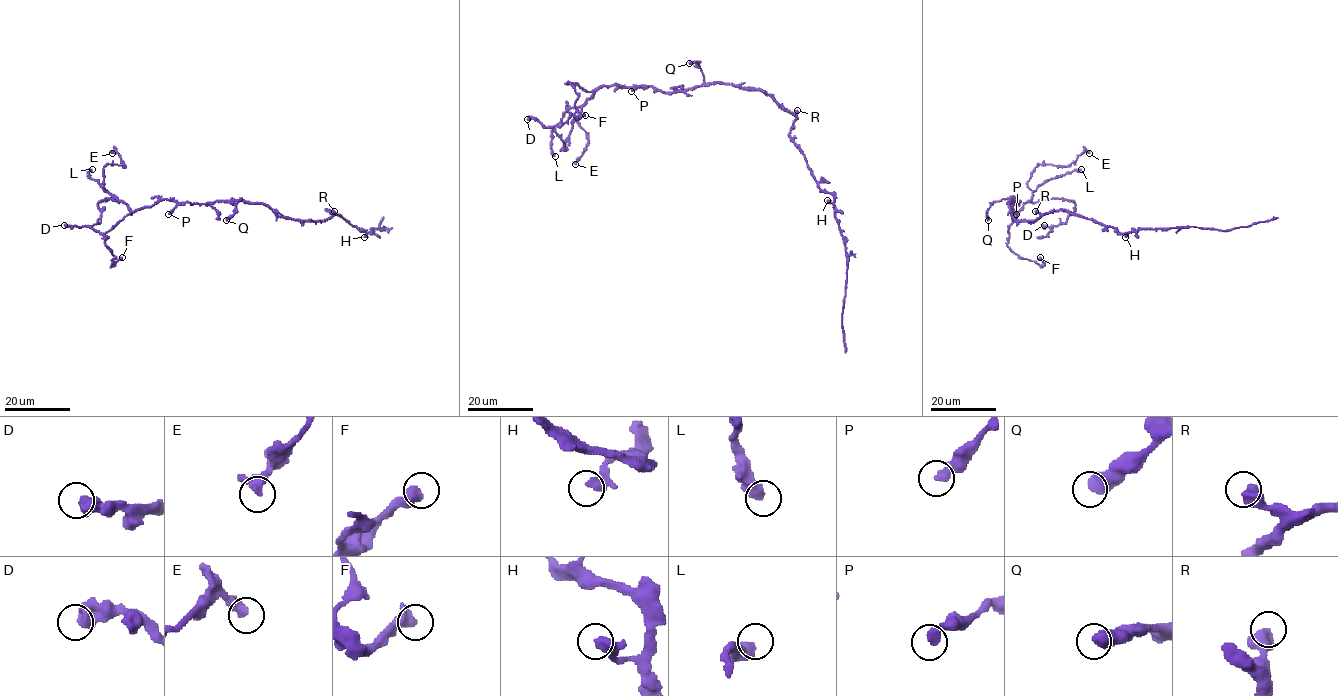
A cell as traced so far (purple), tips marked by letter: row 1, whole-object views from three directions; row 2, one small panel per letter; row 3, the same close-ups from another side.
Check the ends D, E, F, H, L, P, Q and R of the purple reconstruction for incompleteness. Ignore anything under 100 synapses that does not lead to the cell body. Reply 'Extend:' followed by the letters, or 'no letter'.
Extend: no letter

